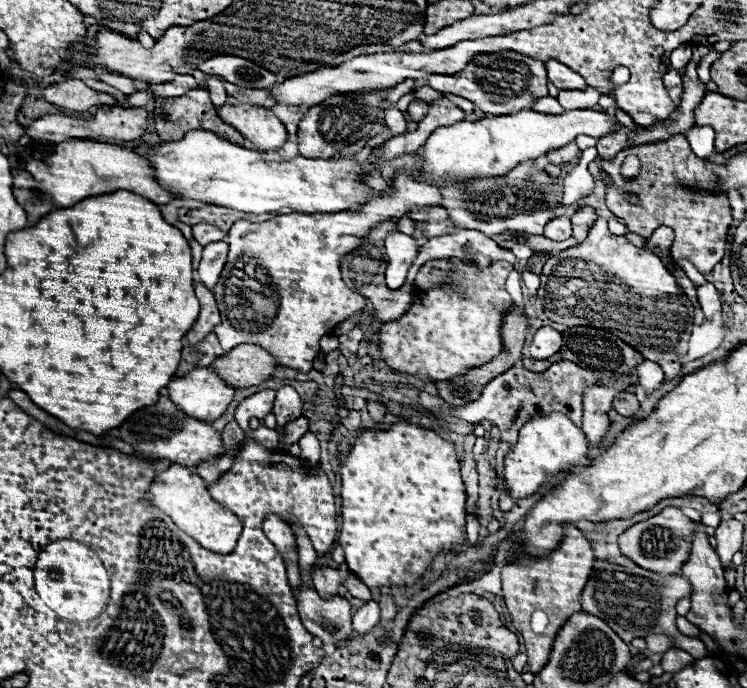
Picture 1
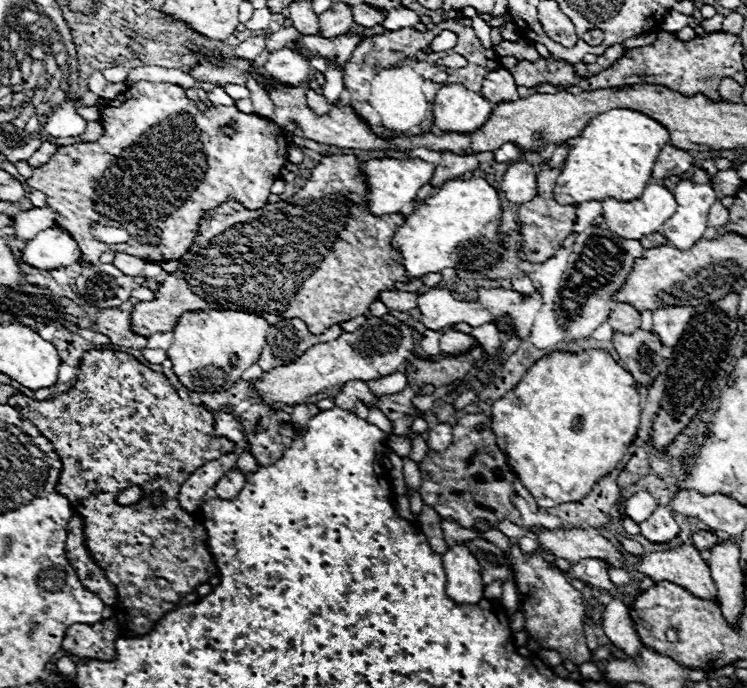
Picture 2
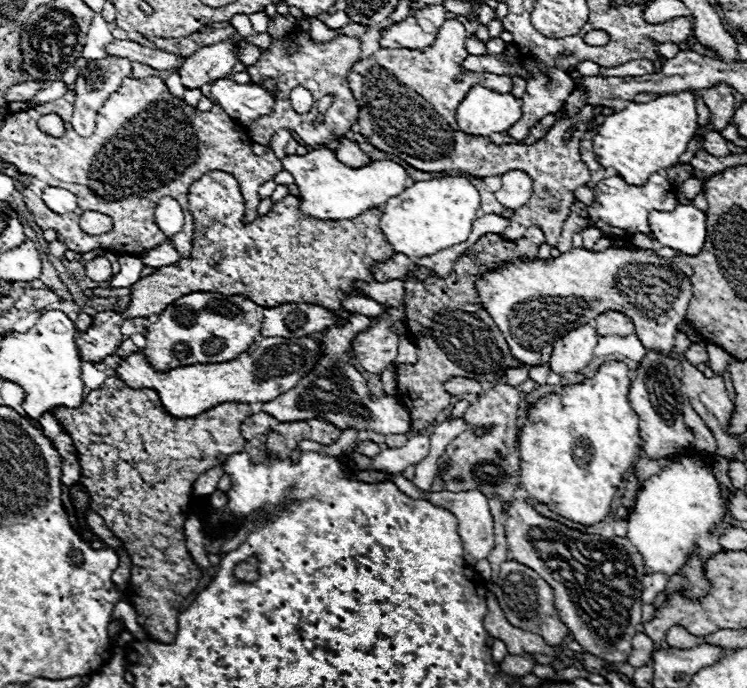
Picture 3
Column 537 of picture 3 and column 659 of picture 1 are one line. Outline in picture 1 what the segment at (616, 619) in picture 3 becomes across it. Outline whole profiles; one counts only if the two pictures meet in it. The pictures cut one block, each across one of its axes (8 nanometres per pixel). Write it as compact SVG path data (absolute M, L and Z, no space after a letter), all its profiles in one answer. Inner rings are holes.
M666 506L656 516L630 526L618 538L620 552L626 558L630 558L642 568L648 568L652 572L664 572L664 574L680 574L680 564L684 564L684 560L688 558L690 542L692 542L692 520L674 506Z

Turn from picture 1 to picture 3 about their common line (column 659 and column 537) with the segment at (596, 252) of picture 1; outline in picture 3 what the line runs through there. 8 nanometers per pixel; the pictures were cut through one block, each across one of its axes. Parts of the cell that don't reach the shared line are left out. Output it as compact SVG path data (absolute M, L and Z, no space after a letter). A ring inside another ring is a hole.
M572 248L570 252L564 252L558 258L550 260L542 258L510 260L500 268L484 272L482 278L476 282L476 290L482 306L492 316L502 336L510 344L512 356L528 366L548 362L552 344L558 338L562 338L564 332L570 332L572 328L578 328L582 324L590 324L596 320L600 312L608 310L626 312L626 316L634 320L636 336L646 350L670 354L674 350L674 332L678 330L678 324L684 322L688 302L692 296L692 284L688 276L676 268L676 264L656 254L642 254L640 250L626 250L626 248L606 248L604 252ZM644 294L652 300L652 304L644 304Z

